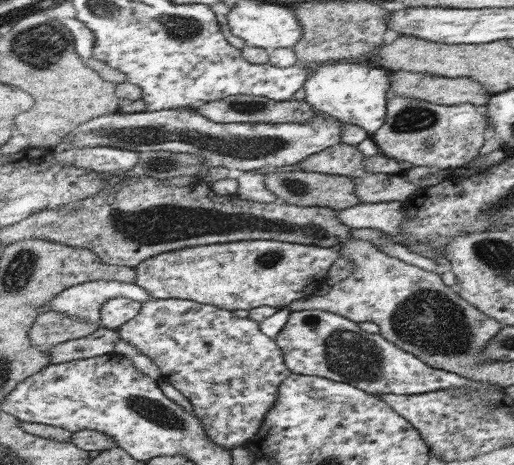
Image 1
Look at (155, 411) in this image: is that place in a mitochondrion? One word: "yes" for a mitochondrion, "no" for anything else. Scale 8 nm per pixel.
yes

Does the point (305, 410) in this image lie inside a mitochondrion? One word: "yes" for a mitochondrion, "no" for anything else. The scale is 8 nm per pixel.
no

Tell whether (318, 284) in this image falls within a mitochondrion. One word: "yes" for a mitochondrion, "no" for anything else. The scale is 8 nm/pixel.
no

